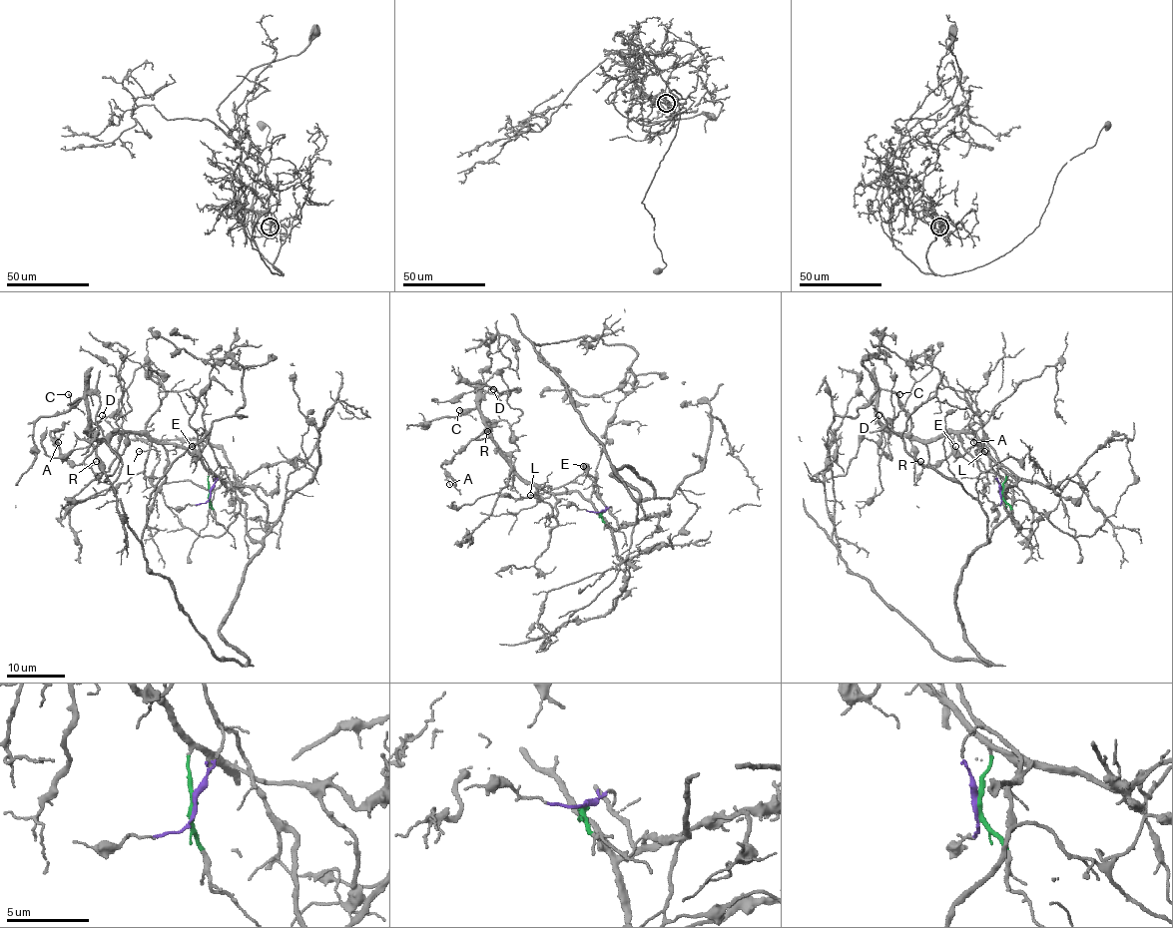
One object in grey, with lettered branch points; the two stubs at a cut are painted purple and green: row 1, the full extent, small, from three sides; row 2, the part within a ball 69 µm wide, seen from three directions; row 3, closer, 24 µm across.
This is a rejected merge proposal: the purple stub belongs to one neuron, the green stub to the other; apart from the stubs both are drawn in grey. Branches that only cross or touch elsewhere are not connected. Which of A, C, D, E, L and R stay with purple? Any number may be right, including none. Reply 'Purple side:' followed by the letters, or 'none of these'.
Purple side: E

